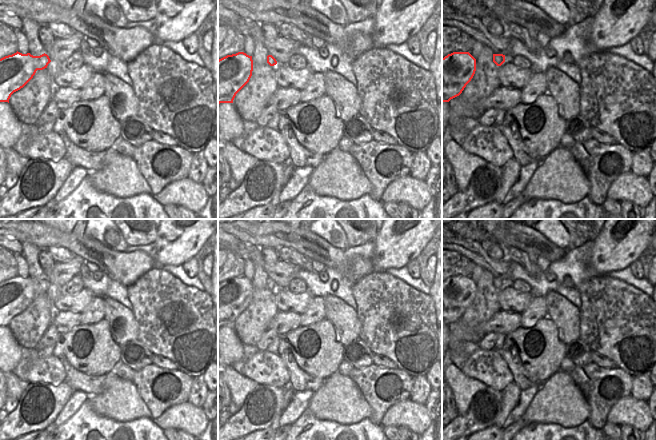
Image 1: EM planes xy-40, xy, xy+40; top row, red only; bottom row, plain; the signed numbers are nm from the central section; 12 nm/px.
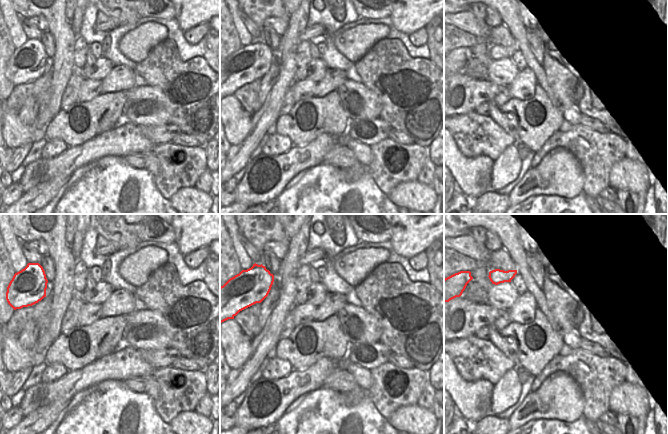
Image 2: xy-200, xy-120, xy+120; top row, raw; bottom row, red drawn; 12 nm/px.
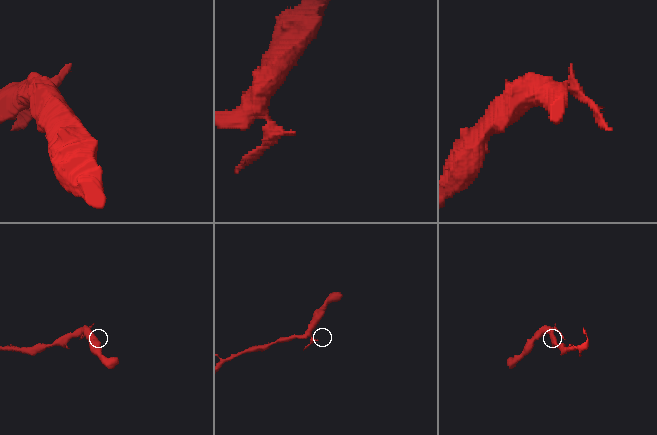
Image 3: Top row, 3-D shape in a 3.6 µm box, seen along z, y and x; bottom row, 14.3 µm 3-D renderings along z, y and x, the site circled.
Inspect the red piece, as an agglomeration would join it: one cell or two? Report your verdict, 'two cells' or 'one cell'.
one cell

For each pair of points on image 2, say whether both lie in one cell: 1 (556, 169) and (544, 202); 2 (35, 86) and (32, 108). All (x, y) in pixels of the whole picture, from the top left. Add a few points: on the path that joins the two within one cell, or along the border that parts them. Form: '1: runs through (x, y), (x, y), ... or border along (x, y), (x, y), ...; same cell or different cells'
1: border along (569, 198), (534, 195), (523, 201); different cells
2: border along (38, 98), (30, 96), (18, 114); different cells

